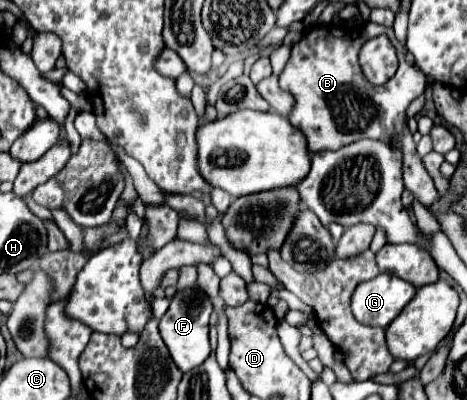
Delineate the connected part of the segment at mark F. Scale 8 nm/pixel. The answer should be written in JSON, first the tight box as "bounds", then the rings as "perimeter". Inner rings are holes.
{"bounds":[159,285,213,373],"perimeter":[[[197,285],[187,289],[177,289],[171,299],[167,313],[159,321],[159,333],[175,361],[175,365],[187,373],[189,369],[199,367],[211,353],[209,349],[209,315],[213,313],[211,299]]]}

